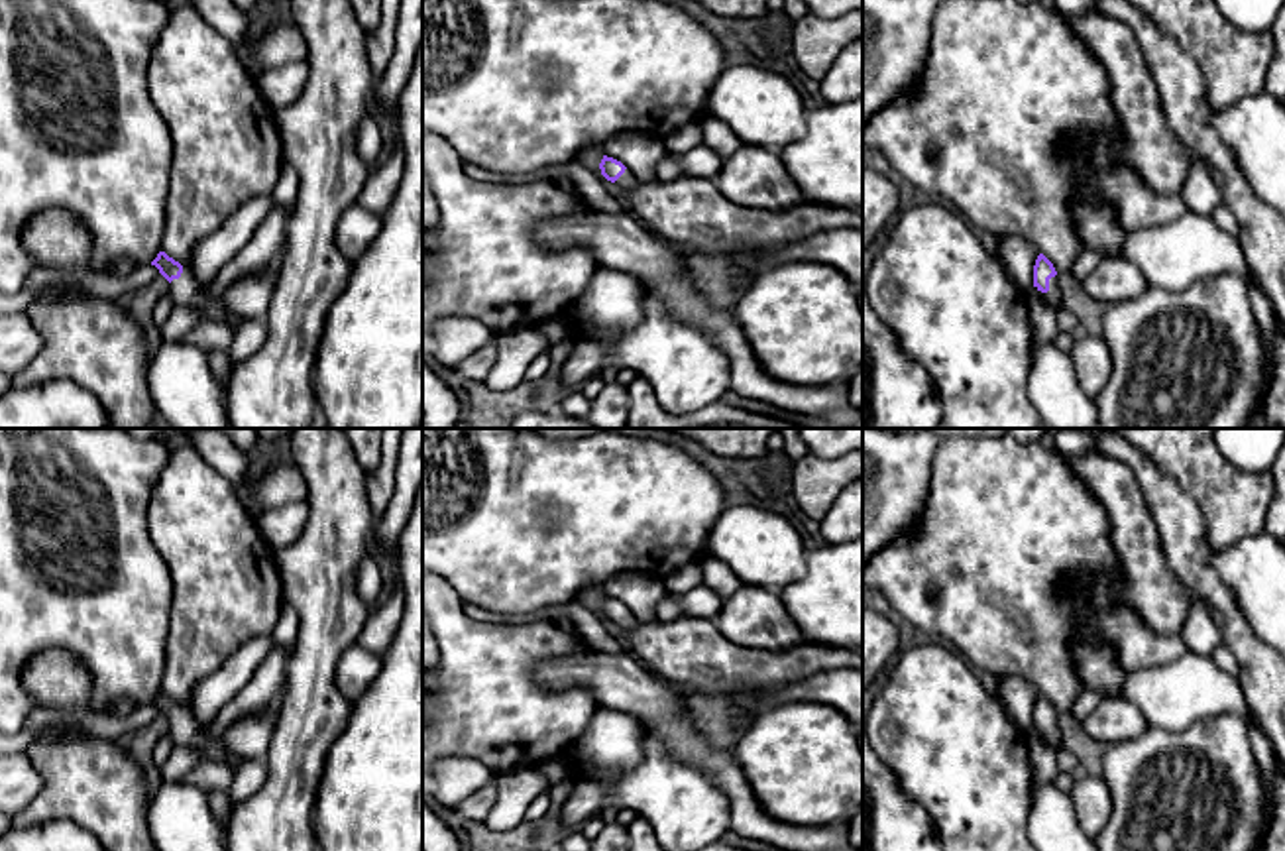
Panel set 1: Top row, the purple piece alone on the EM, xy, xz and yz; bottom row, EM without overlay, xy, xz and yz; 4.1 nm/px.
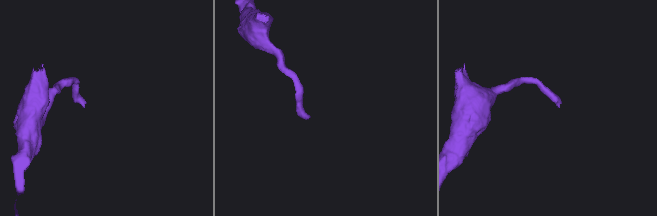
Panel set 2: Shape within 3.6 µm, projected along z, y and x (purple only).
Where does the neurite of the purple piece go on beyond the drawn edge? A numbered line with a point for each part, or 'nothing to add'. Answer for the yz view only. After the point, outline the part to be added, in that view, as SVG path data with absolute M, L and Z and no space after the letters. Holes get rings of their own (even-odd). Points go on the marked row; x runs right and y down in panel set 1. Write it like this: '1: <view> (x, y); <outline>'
1: yz (1054, 295); M1057 275L1049 279L1049 291L1045 293L1045 301L1049 307L1063 309L1063 301L1061 301L1061 287L1059 287L1059 279Z

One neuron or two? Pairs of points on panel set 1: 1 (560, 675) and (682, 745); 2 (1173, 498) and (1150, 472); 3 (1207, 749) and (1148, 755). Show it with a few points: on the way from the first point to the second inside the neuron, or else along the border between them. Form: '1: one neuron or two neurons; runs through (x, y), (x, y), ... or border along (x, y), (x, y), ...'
1: one neuron; runs through (592, 675), (606, 675), (627, 684), (657, 714)
2: one neuron; runs through (1168, 492), (1154, 478)
3: one neuron; runs through (1193, 755), (1162, 755)

